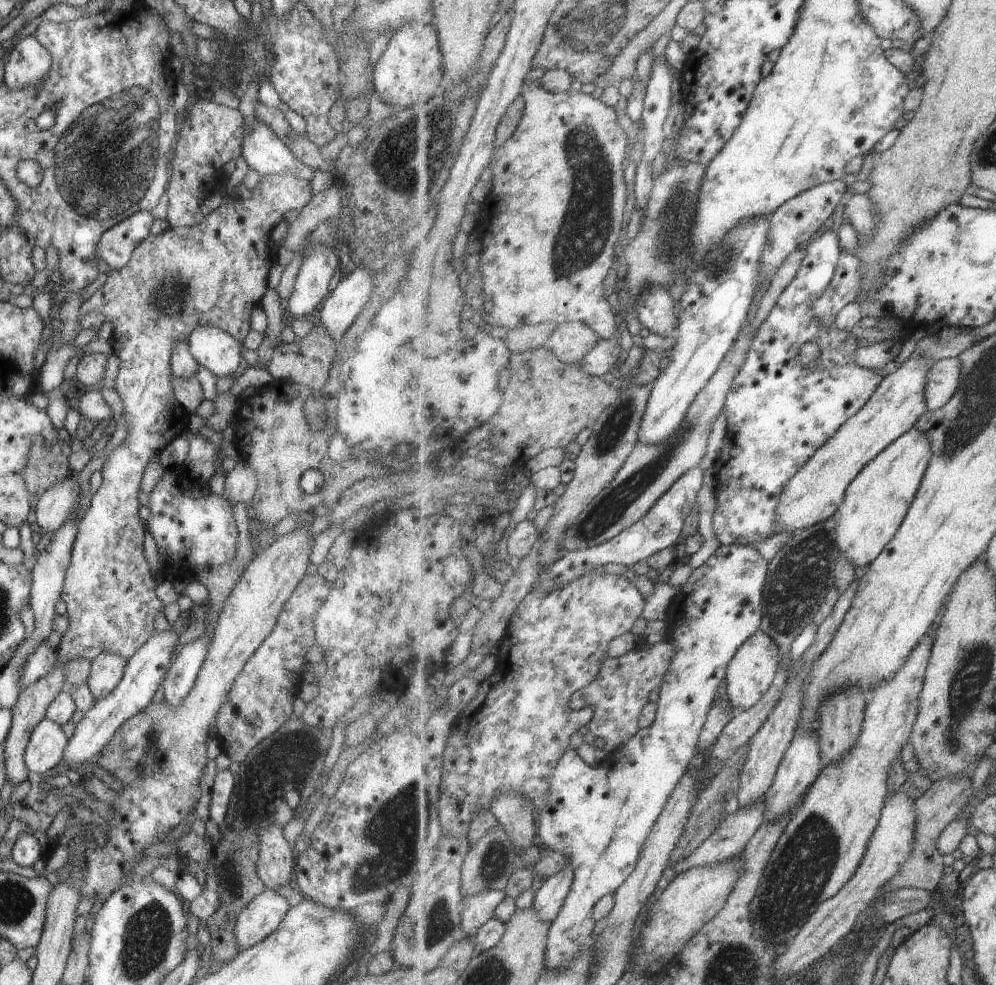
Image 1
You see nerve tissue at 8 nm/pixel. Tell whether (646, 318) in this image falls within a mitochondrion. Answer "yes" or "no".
no

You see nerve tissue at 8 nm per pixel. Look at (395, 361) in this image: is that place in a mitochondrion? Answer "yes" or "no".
yes

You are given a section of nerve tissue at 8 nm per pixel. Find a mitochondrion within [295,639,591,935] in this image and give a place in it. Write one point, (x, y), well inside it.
(388, 854)

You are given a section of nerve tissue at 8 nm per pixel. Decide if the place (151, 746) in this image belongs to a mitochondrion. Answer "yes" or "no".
yes

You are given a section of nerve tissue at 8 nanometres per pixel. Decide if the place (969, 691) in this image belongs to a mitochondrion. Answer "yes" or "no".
yes

